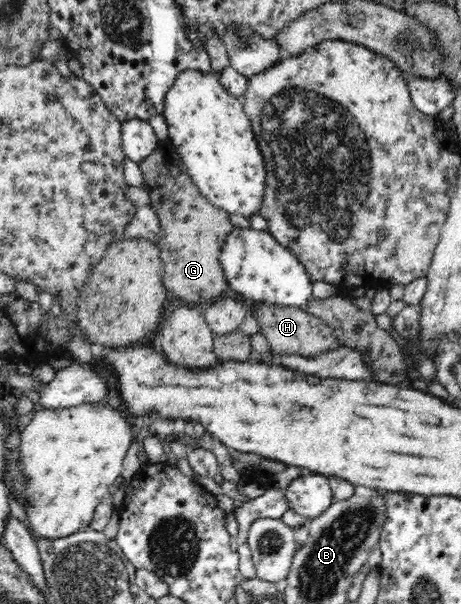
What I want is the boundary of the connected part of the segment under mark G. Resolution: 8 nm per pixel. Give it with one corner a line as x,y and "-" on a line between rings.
169,138
159,141
157,147
153,149
151,155
147,155
143,161
137,162
142,174
141,186
151,199
149,204
158,216
162,237
157,243
159,257
163,263
162,284
165,289
173,293
176,297
195,301
203,306
230,293
230,285
227,283
225,273
219,256
221,248
225,245
227,237
235,231
236,226
230,221
230,215
219,210
207,198
201,195
197,186
193,183
192,177
184,168
180,155
176,147

